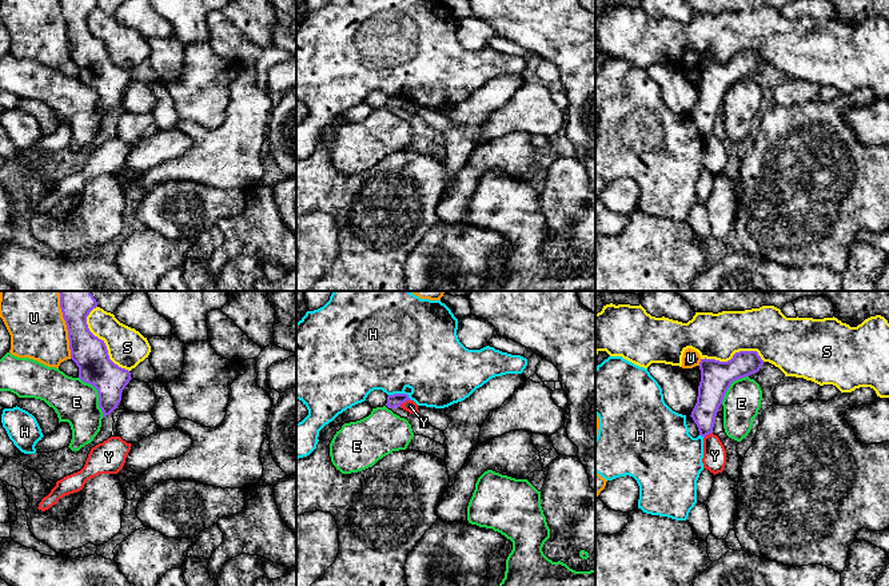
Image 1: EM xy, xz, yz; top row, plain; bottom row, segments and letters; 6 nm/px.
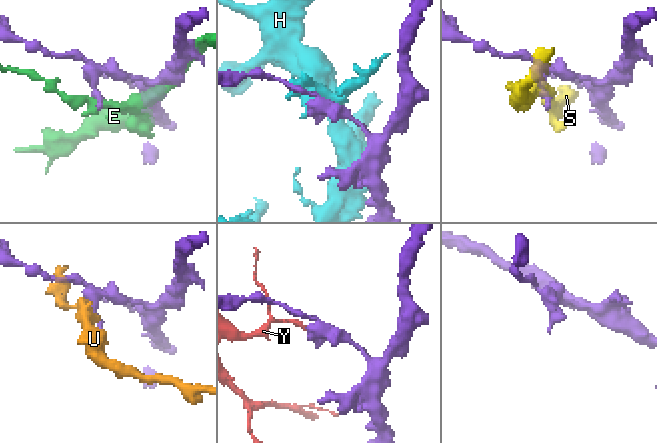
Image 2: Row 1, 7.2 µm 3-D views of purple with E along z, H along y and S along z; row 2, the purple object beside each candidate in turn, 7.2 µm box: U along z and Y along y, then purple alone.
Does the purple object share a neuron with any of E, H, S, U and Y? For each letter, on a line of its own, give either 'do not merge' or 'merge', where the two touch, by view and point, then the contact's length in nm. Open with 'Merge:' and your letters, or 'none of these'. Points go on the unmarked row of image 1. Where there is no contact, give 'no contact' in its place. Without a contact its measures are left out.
Merge: none of these
E: do not merge; meets purple in xy at (99, 96); contact 280 nm long
H: do not merge; meets purple in xz at (401, 95); contact 150 nm long
S: do not merge; meets purple in xy at (103, 43); contact 440 nm long
U: do not merge; meets purple in xy at (67, 30); contact 360 nm long
Y: do not merge; meets purple in xz at (405, 102); contact 80 nm long

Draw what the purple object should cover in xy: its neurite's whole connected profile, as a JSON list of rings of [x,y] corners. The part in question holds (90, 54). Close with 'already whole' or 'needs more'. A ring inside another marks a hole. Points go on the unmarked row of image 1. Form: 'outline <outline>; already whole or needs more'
outline [[[60,0],[71,60],[79,68],[79,79],[97,91],[104,119],[117,108],[121,93],[132,79],[128,71],[109,60],[104,41],[89,32],[87,17],[96,8],[96,0]]]; already whole

